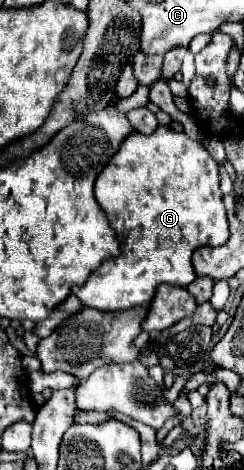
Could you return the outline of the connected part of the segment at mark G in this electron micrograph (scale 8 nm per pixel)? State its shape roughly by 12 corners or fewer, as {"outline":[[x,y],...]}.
{"outline":[[160,125],[94,195],[118,235],[80,303],[122,311],[228,241],[218,163]]}

